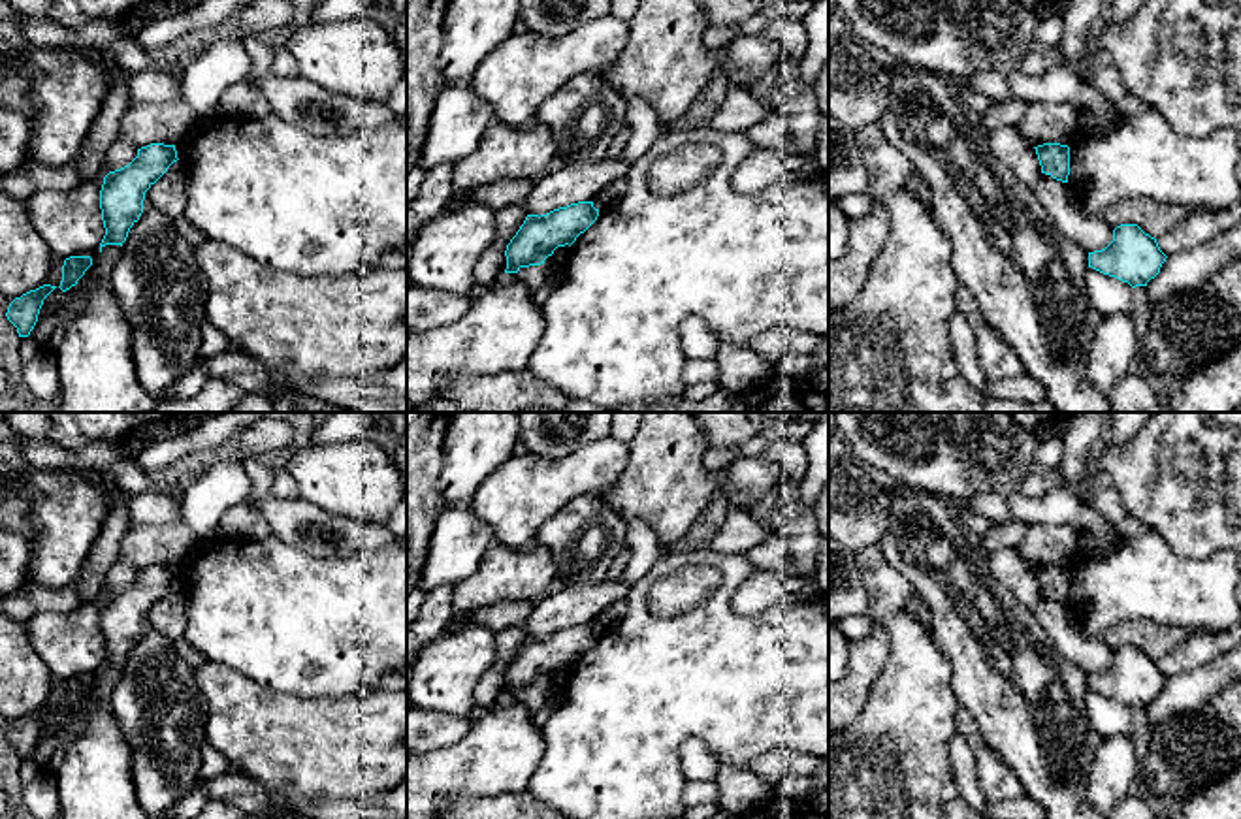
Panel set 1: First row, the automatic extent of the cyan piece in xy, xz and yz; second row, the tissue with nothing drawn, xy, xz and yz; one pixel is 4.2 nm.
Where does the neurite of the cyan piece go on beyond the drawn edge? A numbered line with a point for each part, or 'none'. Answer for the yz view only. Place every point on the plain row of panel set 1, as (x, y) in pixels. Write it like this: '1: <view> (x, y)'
none

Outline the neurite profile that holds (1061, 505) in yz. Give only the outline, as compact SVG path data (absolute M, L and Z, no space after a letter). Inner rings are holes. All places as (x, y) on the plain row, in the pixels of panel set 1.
M1051 484L1043 497L1028 497L1019 488L1004 491L1013 522L1026 525L1068 525L1077 537L1087 533L1107 533L1111 523L1088 506L1077 490Z

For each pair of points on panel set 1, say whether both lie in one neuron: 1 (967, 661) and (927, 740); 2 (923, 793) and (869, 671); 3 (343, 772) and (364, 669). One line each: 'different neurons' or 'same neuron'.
1: different neurons
2: different neurons
3: different neurons

